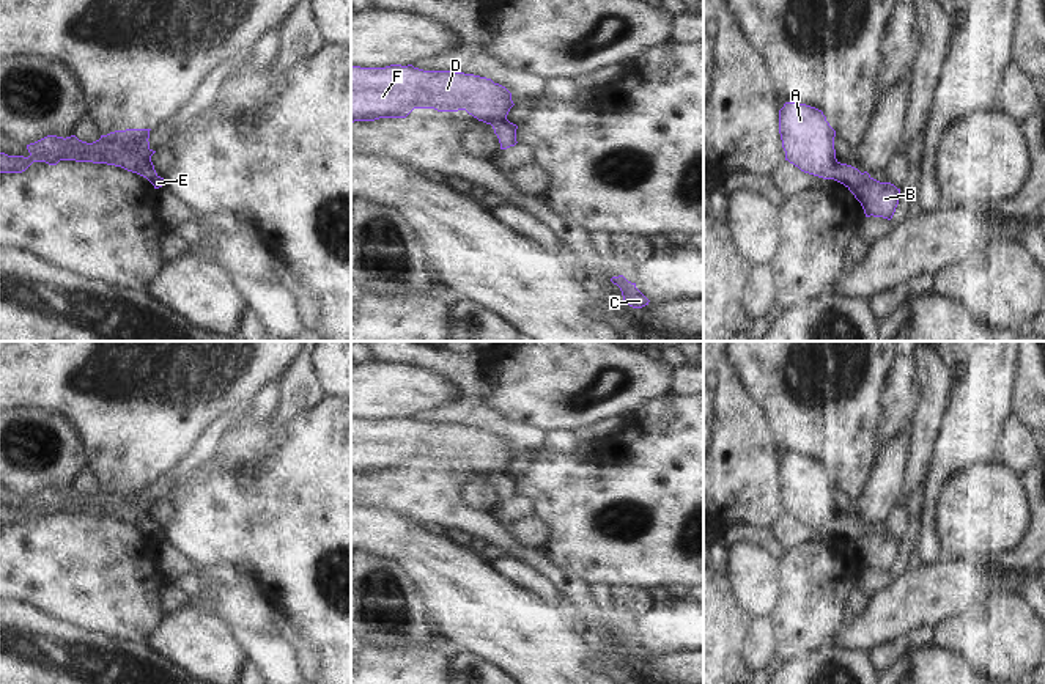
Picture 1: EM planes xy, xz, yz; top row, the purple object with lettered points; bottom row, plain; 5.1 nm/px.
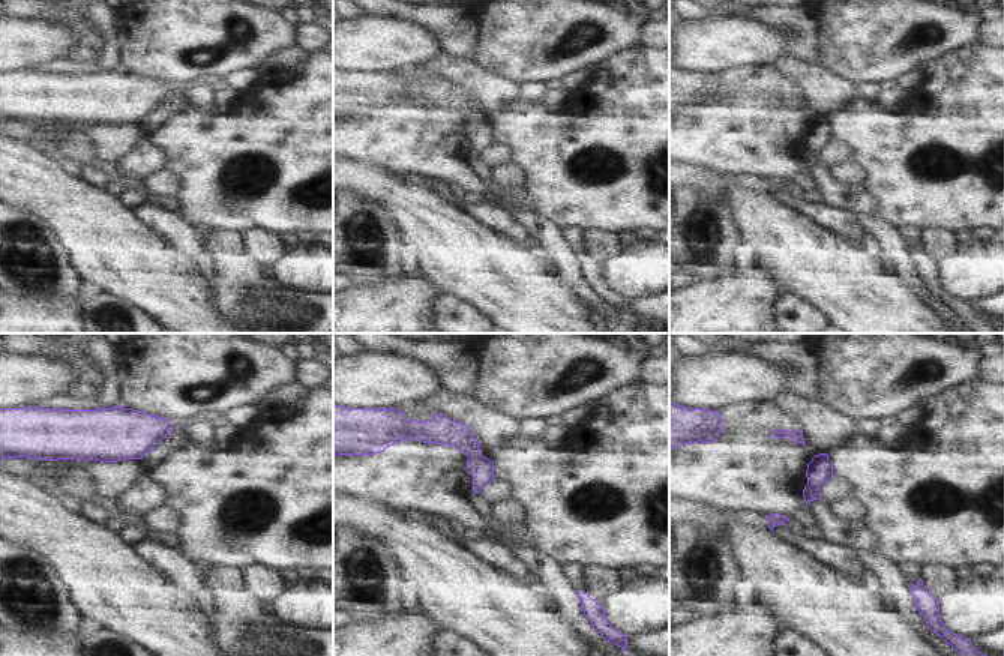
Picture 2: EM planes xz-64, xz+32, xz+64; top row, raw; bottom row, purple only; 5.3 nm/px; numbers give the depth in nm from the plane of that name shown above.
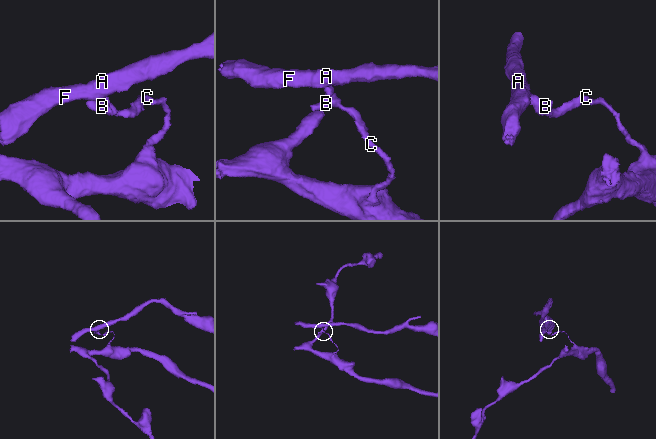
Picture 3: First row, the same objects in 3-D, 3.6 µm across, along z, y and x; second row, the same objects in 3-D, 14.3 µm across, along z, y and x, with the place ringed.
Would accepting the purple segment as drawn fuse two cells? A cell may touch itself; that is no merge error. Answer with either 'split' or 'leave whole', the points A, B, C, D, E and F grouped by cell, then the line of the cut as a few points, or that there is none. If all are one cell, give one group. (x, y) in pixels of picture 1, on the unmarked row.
split; groups A D F / B C E; cut yz (838, 514), (831, 530)

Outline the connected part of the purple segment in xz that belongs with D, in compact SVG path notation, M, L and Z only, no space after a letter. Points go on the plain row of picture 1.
M412 417L351 418L351 475L406 470L414 461L434 461L466 462L491 476L507 472L513 458L505 439L474 426L423 423Z

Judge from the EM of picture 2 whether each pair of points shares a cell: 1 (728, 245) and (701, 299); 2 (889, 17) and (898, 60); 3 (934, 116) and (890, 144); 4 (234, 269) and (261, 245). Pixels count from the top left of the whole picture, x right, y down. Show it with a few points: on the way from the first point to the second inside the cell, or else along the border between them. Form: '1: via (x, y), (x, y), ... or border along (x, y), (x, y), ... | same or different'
1: border along (746, 258), (722, 272) | different
2: via (890, 27), (890, 50) | same
3: via (923, 126), (905, 144), (901, 144) | same
4: border along (242, 239), (249, 252), (255, 252), (272, 264) | different

